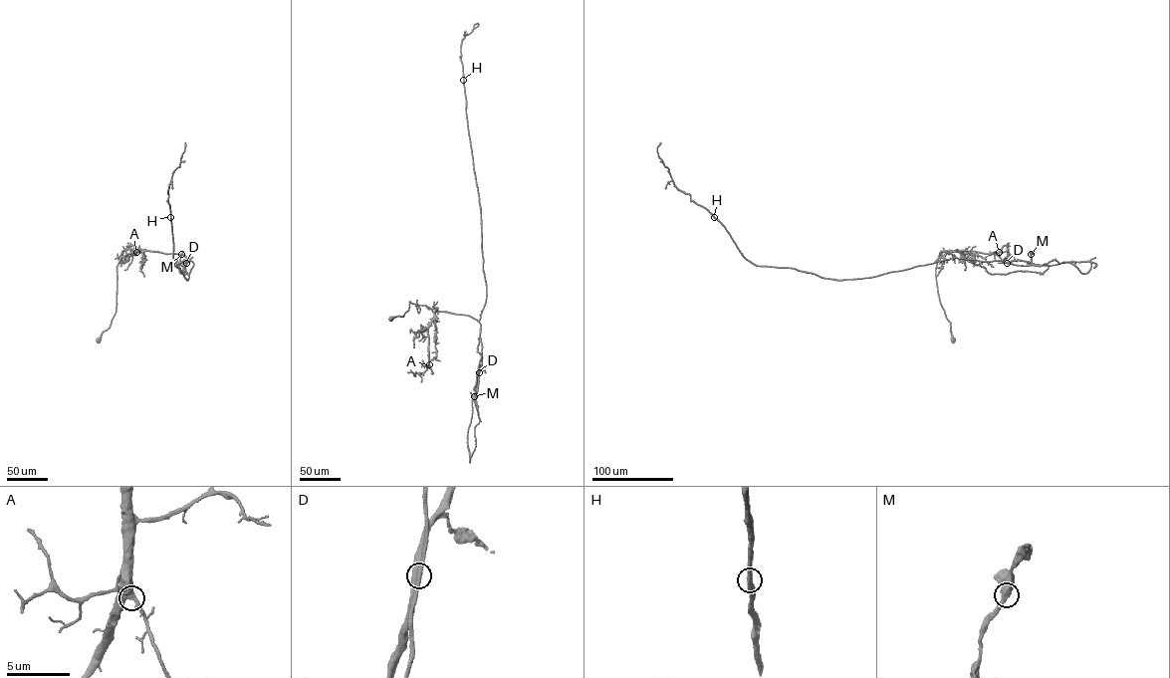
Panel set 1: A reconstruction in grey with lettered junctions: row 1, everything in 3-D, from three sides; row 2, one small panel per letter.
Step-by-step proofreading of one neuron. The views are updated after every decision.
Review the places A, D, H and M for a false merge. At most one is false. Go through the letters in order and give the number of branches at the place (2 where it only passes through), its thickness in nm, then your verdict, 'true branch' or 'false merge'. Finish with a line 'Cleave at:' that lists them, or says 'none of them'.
A: 2 | 500 nm | true branch
D: 2 | 600 nm | false merge
H: 2 | 480 nm | true branch
M: 2 | 650 nm | true branch
Cleave at: D

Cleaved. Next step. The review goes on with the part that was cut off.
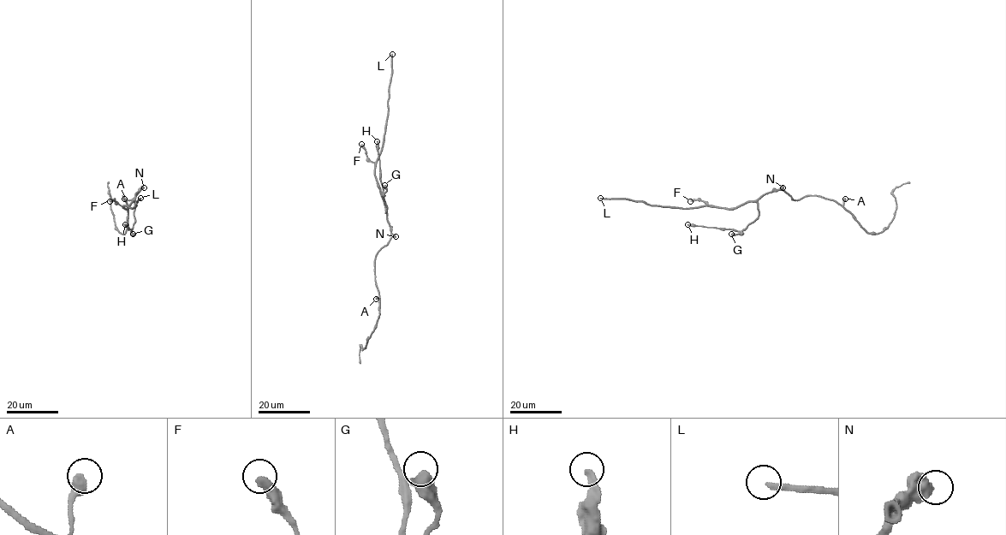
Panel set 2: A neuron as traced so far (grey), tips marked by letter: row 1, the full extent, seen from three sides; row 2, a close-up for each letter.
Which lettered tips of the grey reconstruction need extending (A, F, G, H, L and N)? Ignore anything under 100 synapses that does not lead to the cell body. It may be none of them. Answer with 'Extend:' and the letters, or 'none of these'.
Extend: L

